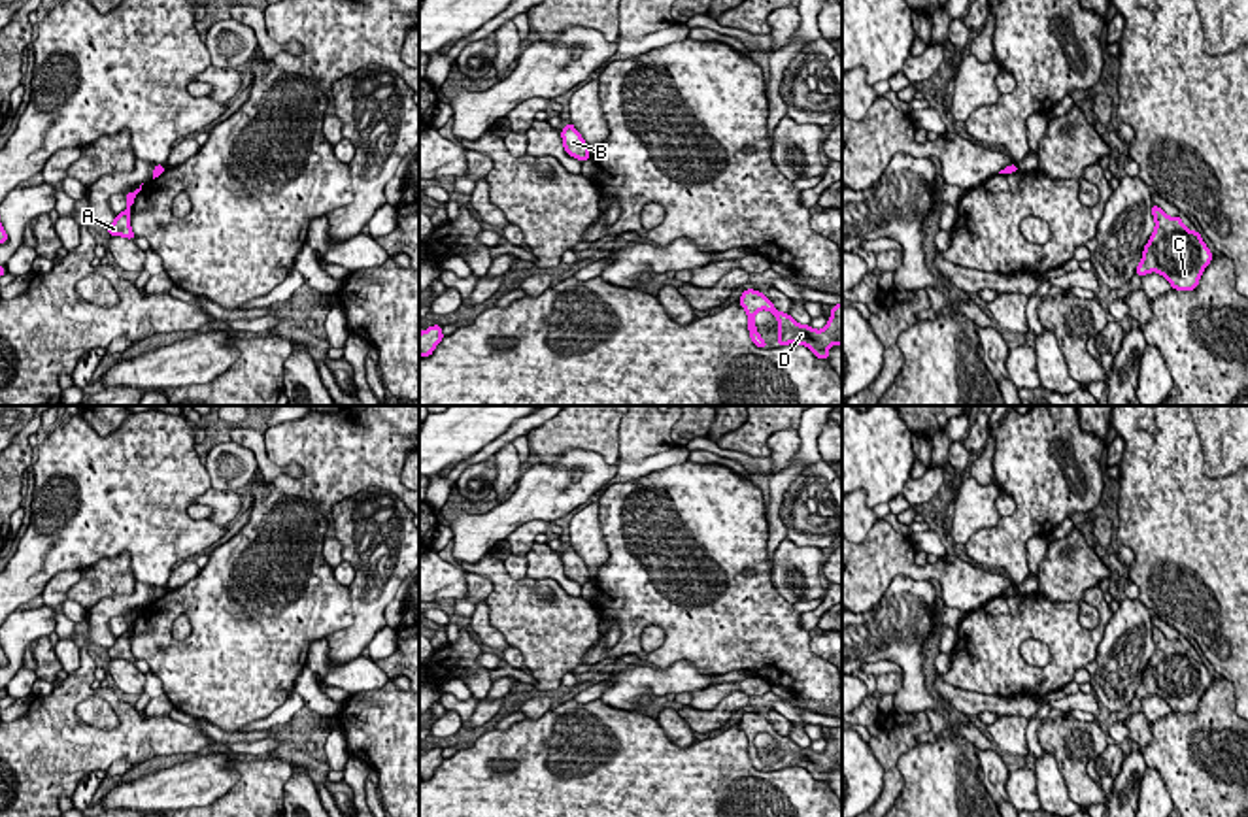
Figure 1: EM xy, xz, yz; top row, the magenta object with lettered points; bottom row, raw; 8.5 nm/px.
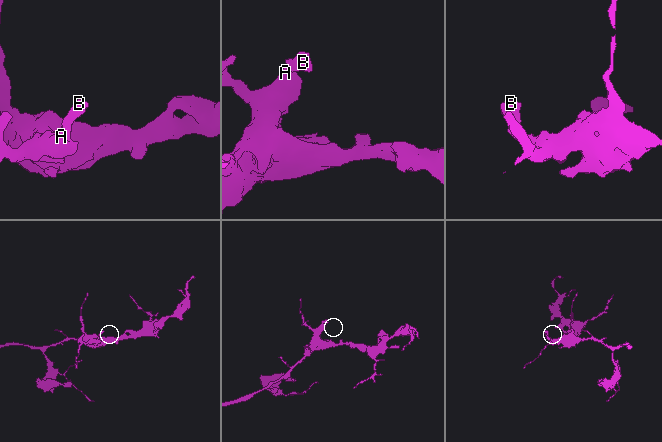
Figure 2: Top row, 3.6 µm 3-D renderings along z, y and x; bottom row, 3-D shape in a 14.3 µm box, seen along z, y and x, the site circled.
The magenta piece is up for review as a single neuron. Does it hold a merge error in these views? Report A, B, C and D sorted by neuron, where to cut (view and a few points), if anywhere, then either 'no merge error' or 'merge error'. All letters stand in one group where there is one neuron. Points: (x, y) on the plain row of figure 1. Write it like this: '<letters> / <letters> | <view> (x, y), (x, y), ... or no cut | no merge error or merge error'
A B C D | no cut | no merge error

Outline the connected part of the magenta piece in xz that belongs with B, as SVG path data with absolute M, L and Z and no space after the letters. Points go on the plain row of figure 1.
M572 545L565 547L565 551L561 553L561 560L563 560L563 570L565 570L566 577L578 581L580 585L591 581L585 562L574 551Z

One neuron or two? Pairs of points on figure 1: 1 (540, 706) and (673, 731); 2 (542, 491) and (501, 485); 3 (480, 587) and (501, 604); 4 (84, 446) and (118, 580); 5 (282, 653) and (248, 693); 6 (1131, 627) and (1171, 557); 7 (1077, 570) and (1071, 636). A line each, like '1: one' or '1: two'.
1: two
2: two
3: two
4: two
5: one
6: two
7: two

